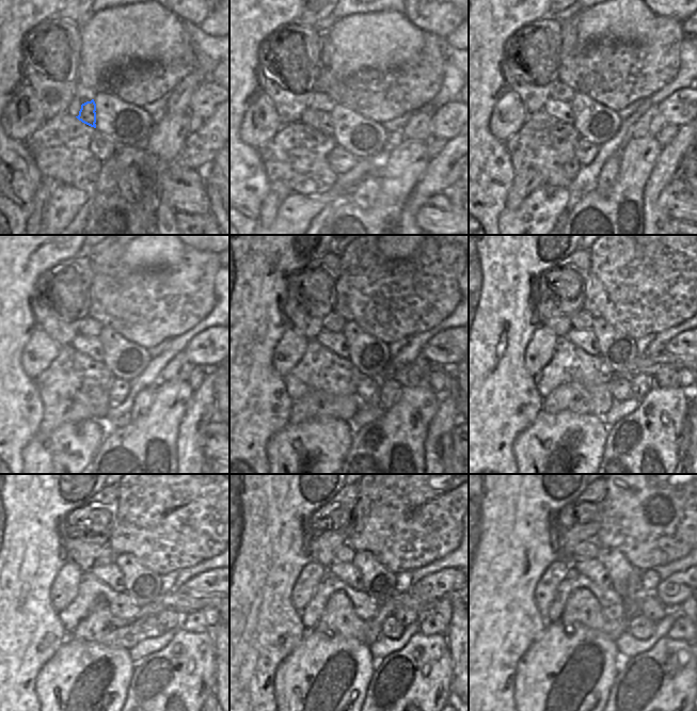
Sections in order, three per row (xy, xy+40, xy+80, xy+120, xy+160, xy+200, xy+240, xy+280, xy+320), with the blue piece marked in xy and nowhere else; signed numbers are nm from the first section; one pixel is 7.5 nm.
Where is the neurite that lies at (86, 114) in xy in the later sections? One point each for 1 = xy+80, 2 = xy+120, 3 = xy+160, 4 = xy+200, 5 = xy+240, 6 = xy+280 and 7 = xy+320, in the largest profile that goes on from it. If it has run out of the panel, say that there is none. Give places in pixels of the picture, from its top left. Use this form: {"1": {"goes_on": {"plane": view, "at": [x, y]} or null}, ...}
{"1": {"goes_on": {"plane": "xy+80", "at": [563, 111]}}, "2": {"goes_on": {"plane": "xy+120", "at": [90, 346]}}, "3": {"goes_on": {"plane": "xy+160", "at": [335, 342]}}, "4": {"goes_on": {"plane": "xy+200", "at": [586, 340]}}, "5": {"goes_on": {"plane": "xy+240", "at": [110, 574]}}, "6": {"goes_on": {"plane": "xy+280", "at": [347, 572]}}, "7": {"goes_on": {"plane": "xy+320", "at": [585, 567]}}}

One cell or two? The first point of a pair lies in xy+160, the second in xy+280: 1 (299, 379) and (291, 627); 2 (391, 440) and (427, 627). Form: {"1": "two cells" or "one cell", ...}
{"1": "two cells", "2": "two cells"}

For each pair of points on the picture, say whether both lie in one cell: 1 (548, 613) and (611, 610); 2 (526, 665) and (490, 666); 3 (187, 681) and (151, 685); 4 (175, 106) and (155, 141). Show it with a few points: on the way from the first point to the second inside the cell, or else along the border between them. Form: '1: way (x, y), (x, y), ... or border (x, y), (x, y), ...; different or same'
1: way (559, 595), (570, 584), (586, 584), (595, 591); same
2: border (531, 644), (517, 662), (513, 690); different
3: way (178, 681), (171, 685), (159, 685); same
4: border (165, 112), (190, 112); different

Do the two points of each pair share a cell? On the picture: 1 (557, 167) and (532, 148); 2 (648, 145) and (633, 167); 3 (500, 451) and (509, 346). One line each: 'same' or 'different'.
1: same
2: same
3: same

